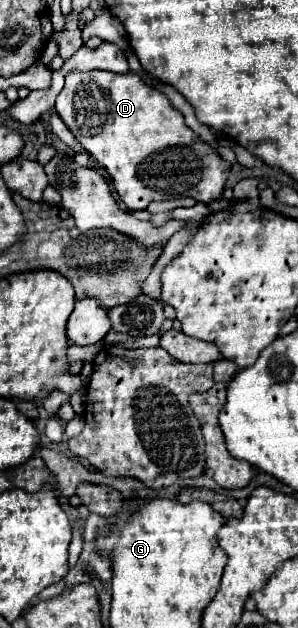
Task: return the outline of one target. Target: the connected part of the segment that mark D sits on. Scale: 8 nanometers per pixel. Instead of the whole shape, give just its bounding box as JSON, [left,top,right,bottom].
[56,70,230,210]

